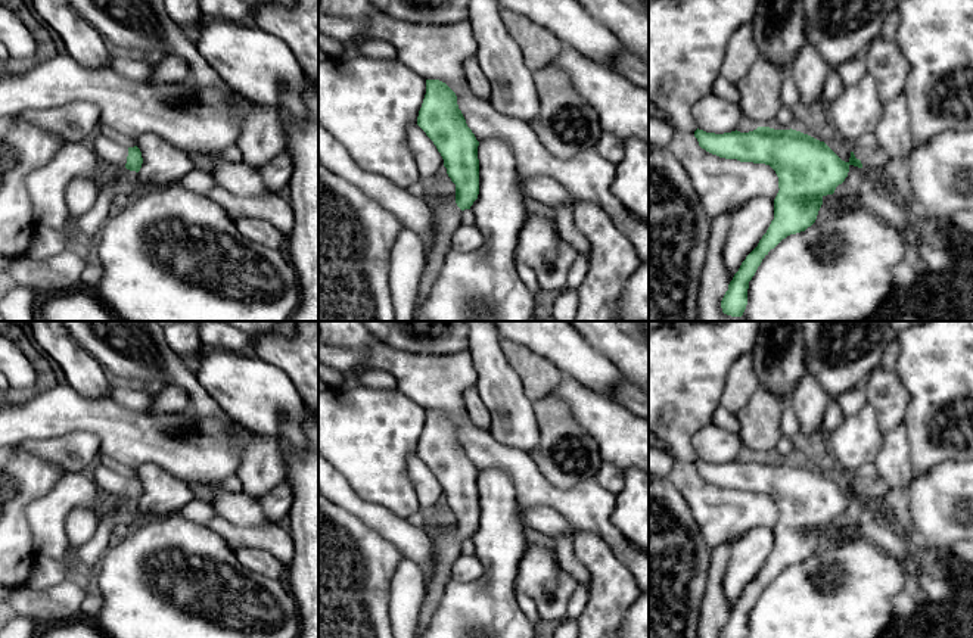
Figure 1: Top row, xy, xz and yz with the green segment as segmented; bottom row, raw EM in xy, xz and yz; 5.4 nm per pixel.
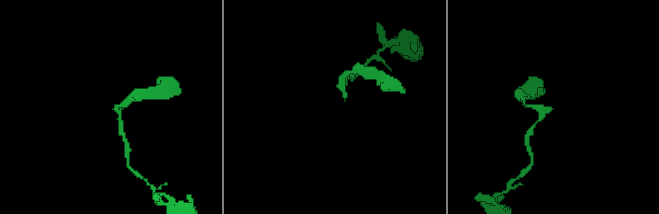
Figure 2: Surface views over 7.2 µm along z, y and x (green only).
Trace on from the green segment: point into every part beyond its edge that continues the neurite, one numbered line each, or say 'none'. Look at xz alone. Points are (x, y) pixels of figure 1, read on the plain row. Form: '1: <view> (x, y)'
1: xz (445, 547)

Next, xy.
1: xy (114, 484)

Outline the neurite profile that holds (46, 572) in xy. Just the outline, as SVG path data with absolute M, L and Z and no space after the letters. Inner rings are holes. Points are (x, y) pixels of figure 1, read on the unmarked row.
M35 557L34 567L29 573L28 586L41 591L53 585L59 585L68 579L66 570L72 566L72 557L69 560L55 560L49 557Z

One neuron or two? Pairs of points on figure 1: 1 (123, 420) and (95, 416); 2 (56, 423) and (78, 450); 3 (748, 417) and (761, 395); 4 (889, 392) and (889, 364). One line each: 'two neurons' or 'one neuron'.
1: one neuron
2: two neurons
3: one neuron
4: two neurons

